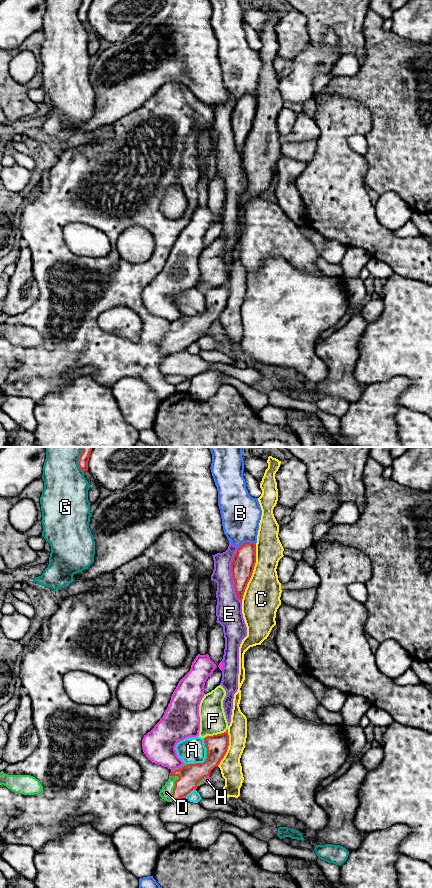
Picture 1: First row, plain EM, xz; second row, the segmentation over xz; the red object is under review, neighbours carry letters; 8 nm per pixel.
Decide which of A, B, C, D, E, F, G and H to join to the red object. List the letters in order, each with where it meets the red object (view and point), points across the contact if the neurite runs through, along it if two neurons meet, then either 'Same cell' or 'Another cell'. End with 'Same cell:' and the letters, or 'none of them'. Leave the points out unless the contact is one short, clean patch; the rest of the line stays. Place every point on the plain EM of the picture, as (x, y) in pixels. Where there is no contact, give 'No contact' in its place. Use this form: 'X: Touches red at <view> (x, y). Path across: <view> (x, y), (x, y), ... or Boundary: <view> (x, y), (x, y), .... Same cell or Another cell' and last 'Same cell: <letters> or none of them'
A: Touches red at xz (196, 315). Boundary: xz (205, 312), (199, 315), (187, 316). Another cell
B: Touches red at xz (246, 94). Another cell
C: Touches red at xz (252, 124). Another cell
D: Touches red at xz (174, 340). Same cell
E: Touches red at xz (232, 127). Another cell
F: Touches red at xz (214, 287). Another cell
G: Touches red at xz (78, 12). Another cell
H: No contact. Another cell
Same cell: D

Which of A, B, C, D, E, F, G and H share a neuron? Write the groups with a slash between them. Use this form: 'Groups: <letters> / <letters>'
Groups: A / B / C / D / E / F / G / H

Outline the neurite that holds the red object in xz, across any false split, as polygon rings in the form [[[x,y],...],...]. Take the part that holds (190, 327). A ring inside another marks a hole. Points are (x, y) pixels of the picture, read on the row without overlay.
[[[228,284],[207,288],[204,290],[204,295],[205,313],[196,316],[184,315],[181,319],[171,322],[168,333],[159,344],[162,351],[172,354],[184,350],[210,328],[211,323],[220,316],[227,304]]]

